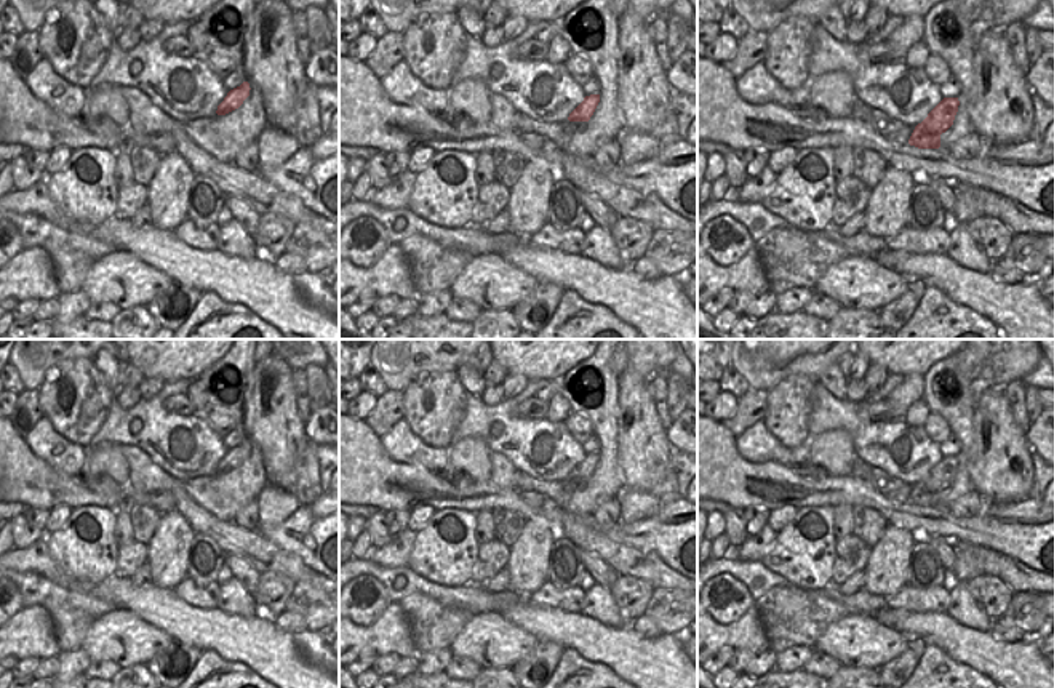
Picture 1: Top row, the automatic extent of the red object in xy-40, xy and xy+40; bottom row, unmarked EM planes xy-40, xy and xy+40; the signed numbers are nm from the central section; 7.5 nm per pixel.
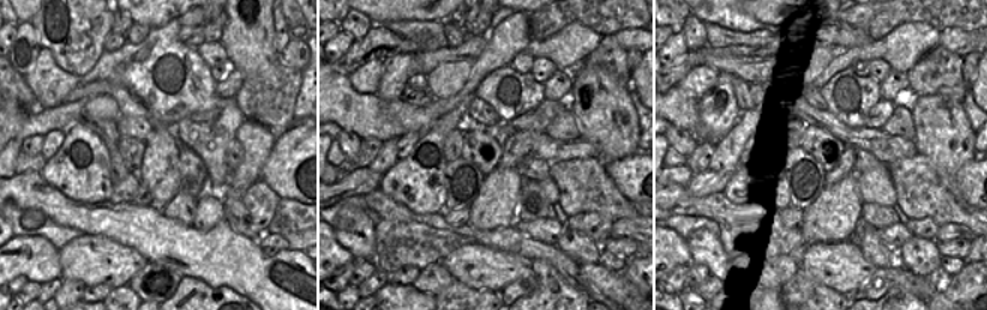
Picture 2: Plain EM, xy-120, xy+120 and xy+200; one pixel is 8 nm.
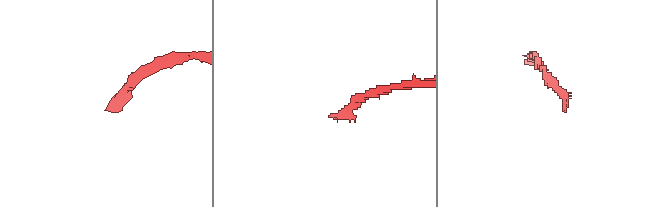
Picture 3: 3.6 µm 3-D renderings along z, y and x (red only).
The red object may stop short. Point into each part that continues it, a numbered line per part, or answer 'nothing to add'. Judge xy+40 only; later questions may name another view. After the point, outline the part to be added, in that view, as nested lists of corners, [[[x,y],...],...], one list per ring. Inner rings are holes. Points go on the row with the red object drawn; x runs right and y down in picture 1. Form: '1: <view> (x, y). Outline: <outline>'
nothing to add

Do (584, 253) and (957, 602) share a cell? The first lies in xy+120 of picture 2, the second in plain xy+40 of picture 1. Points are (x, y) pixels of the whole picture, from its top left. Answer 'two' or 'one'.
one

